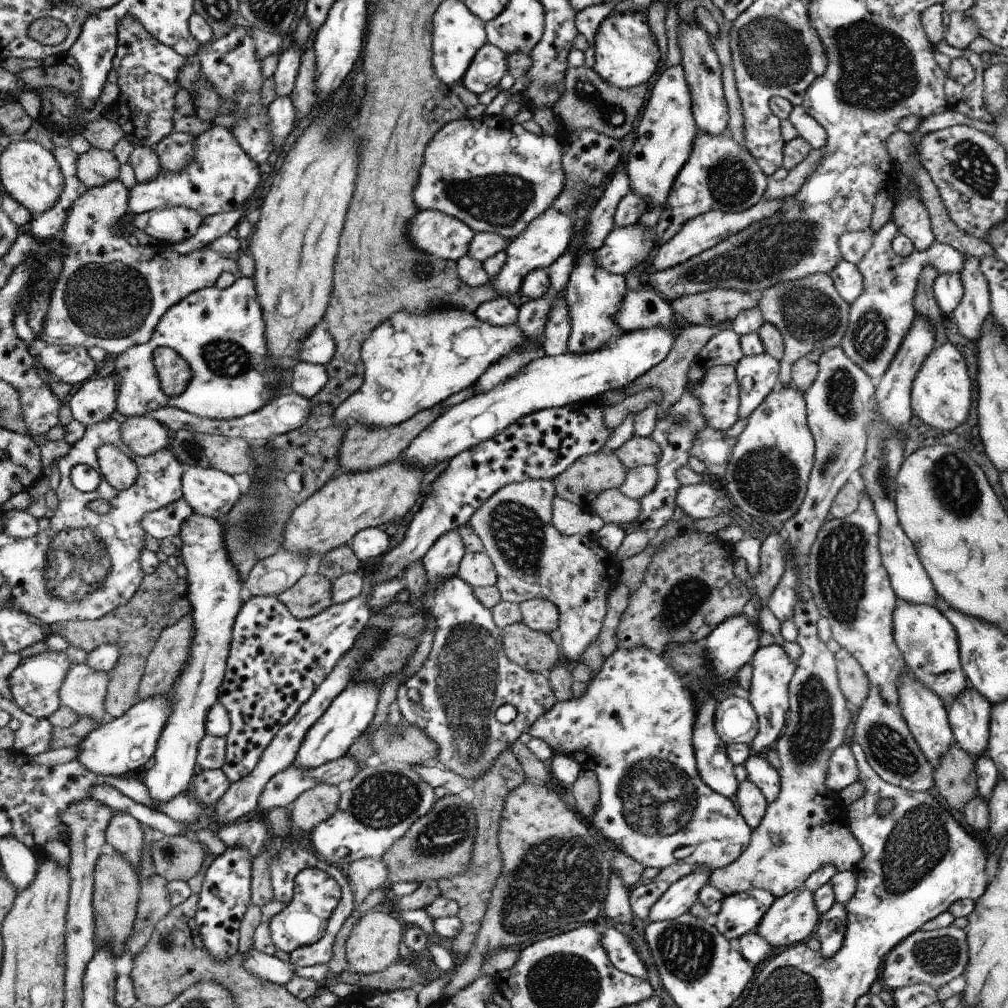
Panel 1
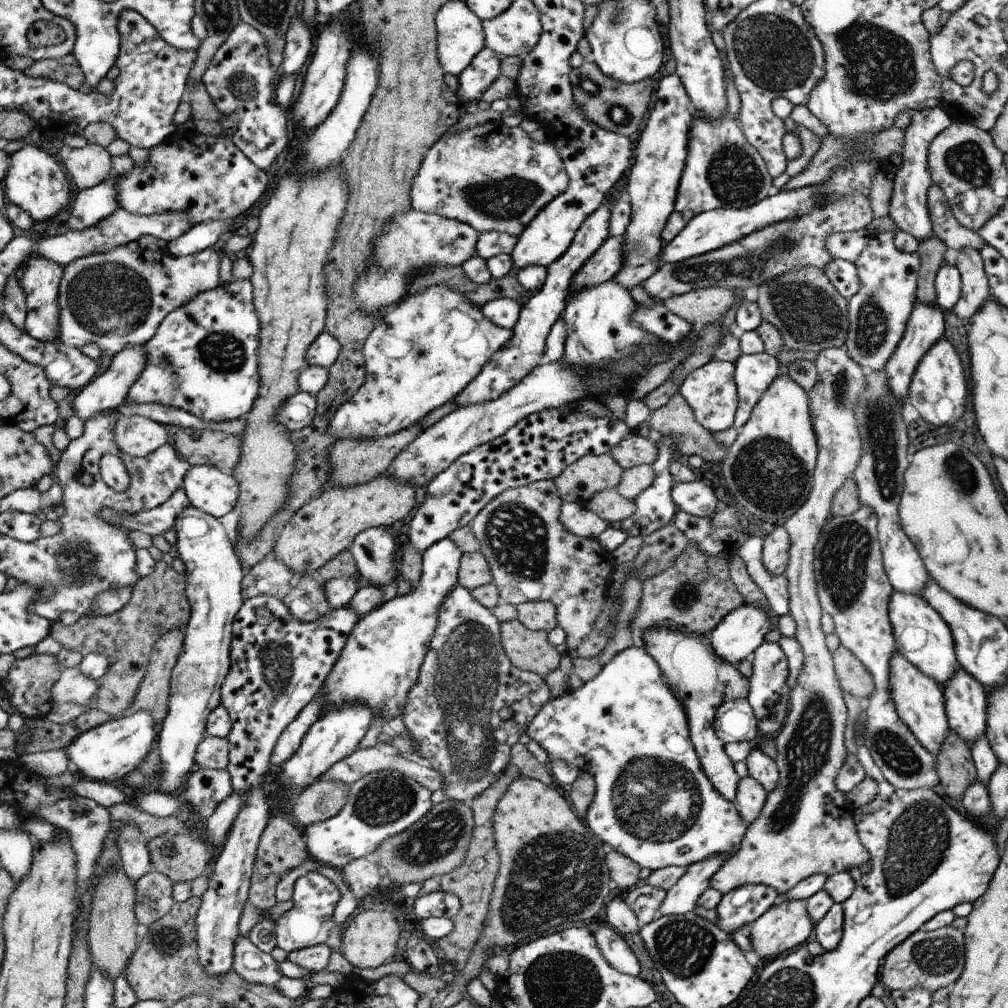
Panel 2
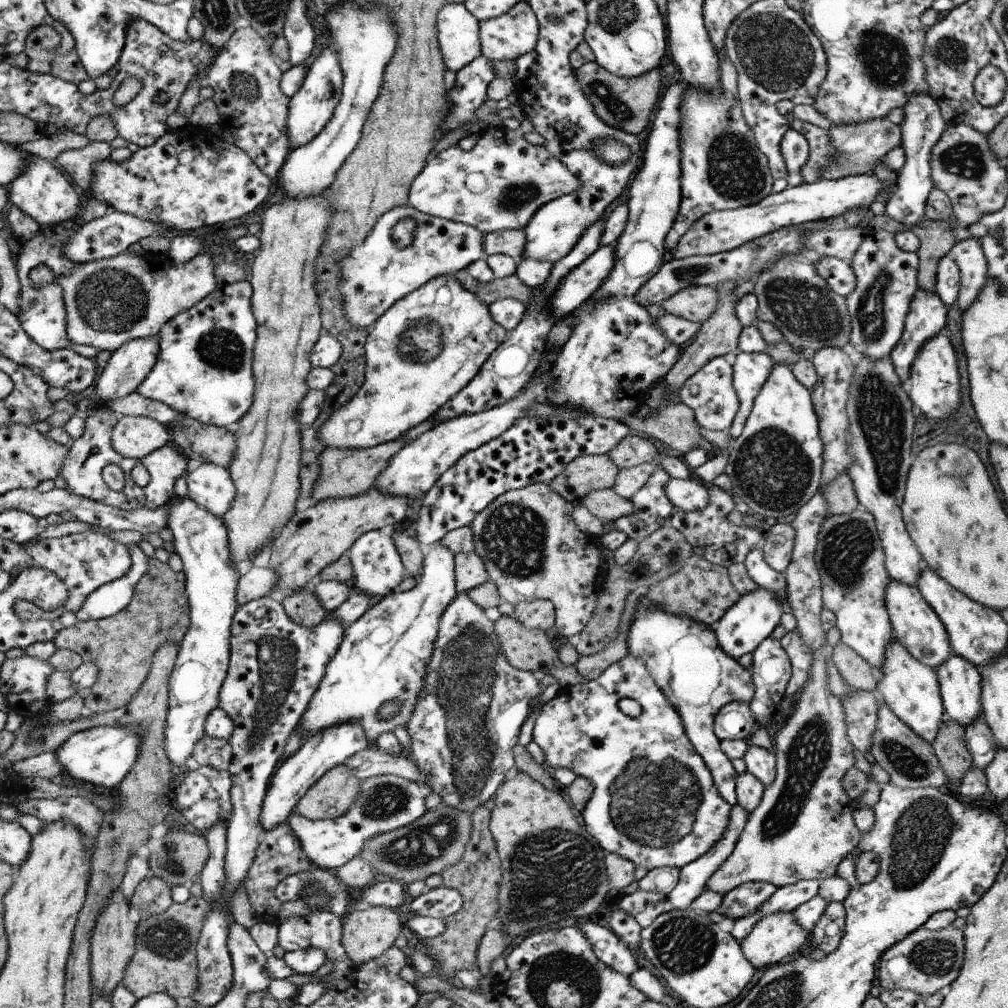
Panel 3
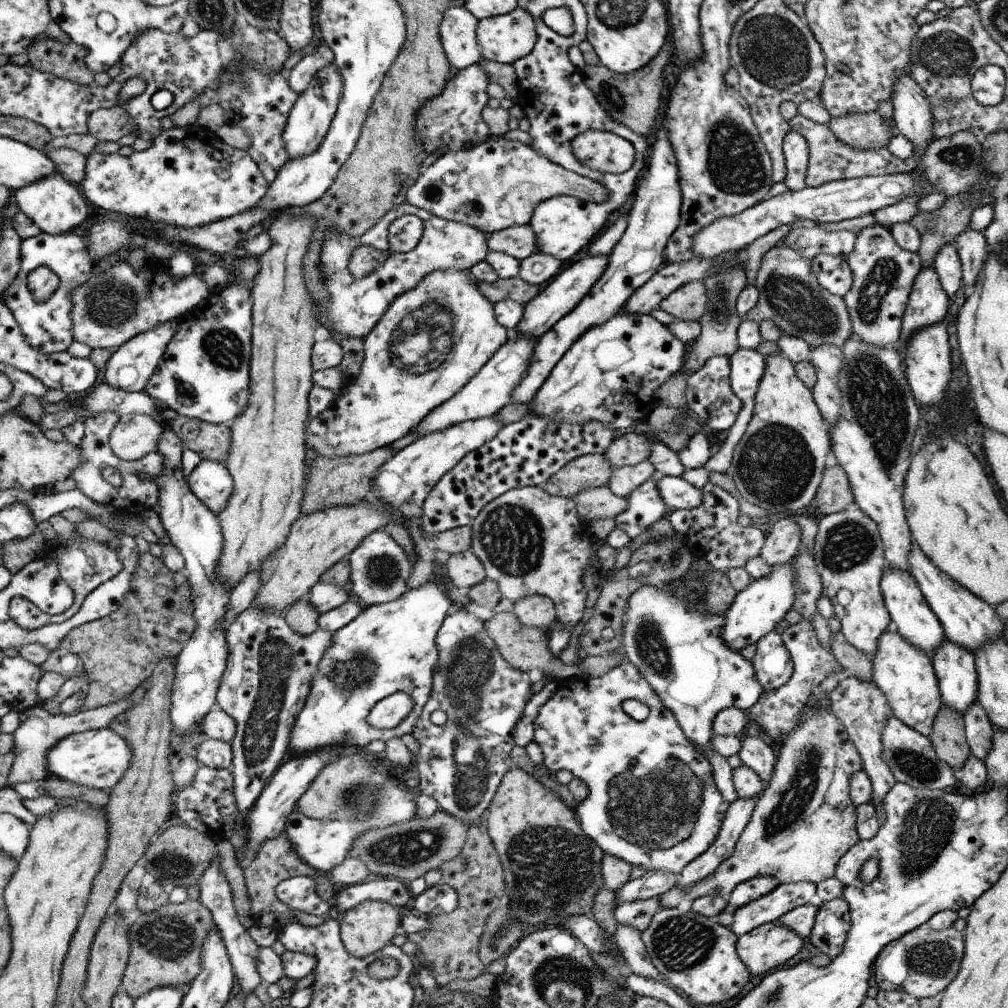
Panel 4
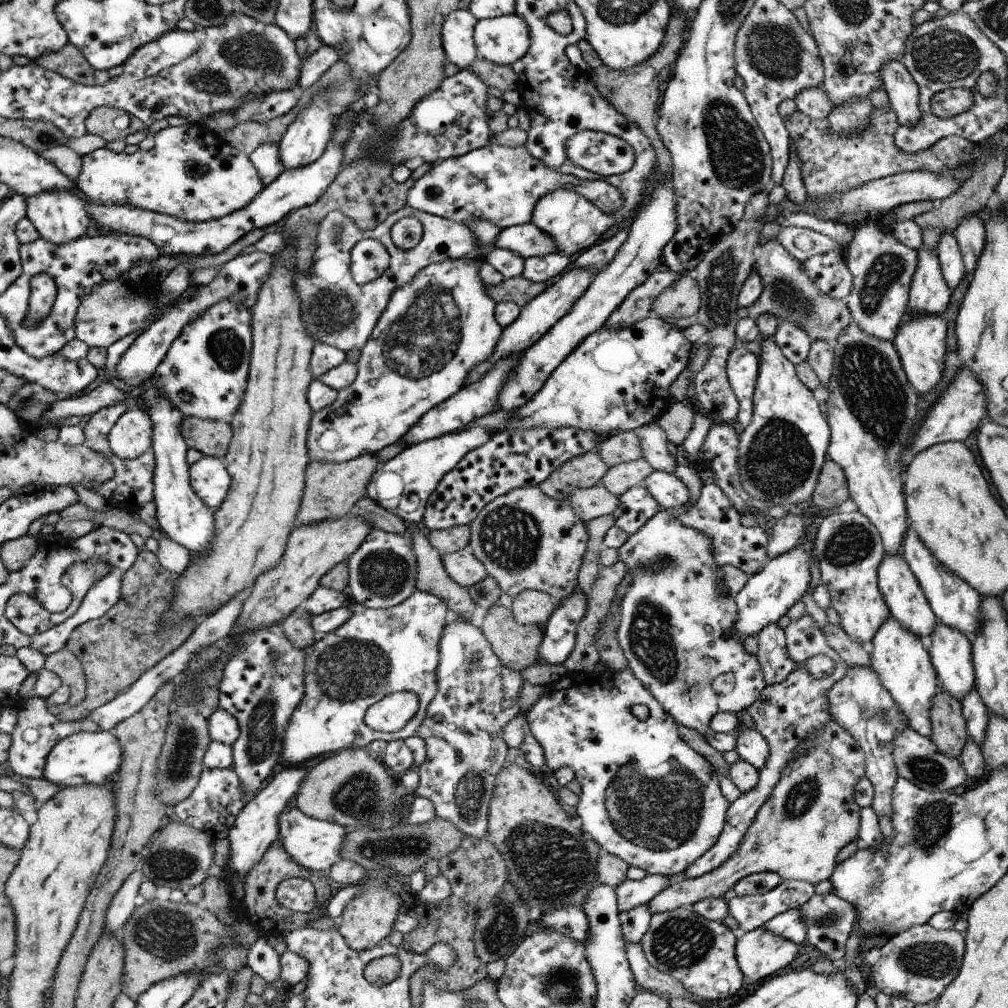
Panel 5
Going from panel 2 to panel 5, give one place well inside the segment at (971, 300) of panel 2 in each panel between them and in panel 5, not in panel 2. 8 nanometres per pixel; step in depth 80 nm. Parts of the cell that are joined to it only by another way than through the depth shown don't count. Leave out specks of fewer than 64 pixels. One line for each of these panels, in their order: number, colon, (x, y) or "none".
3: (967, 255)
4: (971, 247)
5: (970, 233)

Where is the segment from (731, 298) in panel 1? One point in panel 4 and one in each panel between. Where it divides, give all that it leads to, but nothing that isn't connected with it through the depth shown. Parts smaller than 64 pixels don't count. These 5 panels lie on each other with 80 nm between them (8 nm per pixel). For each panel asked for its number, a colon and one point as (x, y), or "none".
2: (701, 307)
3: (697, 303)
4: (688, 303)

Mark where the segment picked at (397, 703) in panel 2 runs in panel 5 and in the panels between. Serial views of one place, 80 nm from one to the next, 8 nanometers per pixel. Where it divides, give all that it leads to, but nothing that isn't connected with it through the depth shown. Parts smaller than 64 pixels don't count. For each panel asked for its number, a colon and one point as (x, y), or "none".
3: (383, 659)
4: (389, 648)
5: (376, 652)

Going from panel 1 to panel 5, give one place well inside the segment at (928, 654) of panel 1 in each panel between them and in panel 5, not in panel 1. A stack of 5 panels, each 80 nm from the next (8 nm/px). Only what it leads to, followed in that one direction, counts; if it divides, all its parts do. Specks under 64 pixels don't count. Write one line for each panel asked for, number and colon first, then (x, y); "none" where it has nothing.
2: (921, 635)
3: (915, 625)
4: (911, 616)
5: (904, 596)

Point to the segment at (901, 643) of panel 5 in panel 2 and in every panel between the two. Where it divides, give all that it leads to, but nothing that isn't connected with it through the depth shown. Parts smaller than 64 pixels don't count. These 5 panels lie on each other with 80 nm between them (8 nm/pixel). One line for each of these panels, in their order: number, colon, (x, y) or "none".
2: (919, 700)
3: (911, 689)
4: (906, 676)

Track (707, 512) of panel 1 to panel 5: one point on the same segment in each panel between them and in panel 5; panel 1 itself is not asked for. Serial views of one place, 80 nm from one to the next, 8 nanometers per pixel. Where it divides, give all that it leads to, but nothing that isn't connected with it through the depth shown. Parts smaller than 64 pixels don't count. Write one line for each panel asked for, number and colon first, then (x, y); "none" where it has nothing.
2: (697, 497)
3: (688, 495)
4: (678, 494)
5: (670, 492)

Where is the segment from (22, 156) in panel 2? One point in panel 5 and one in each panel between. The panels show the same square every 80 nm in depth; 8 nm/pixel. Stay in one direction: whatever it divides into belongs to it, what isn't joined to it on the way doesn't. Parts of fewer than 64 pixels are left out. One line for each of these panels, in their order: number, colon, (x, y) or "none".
3: (42, 192)
4: (55, 206)
5: (61, 215)

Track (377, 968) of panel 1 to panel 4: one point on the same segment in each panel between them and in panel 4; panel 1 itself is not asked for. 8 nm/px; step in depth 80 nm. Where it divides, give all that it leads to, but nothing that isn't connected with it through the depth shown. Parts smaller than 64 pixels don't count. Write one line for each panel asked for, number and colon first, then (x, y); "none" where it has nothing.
2: (370, 940)
3: (368, 934)
4: (369, 927)

